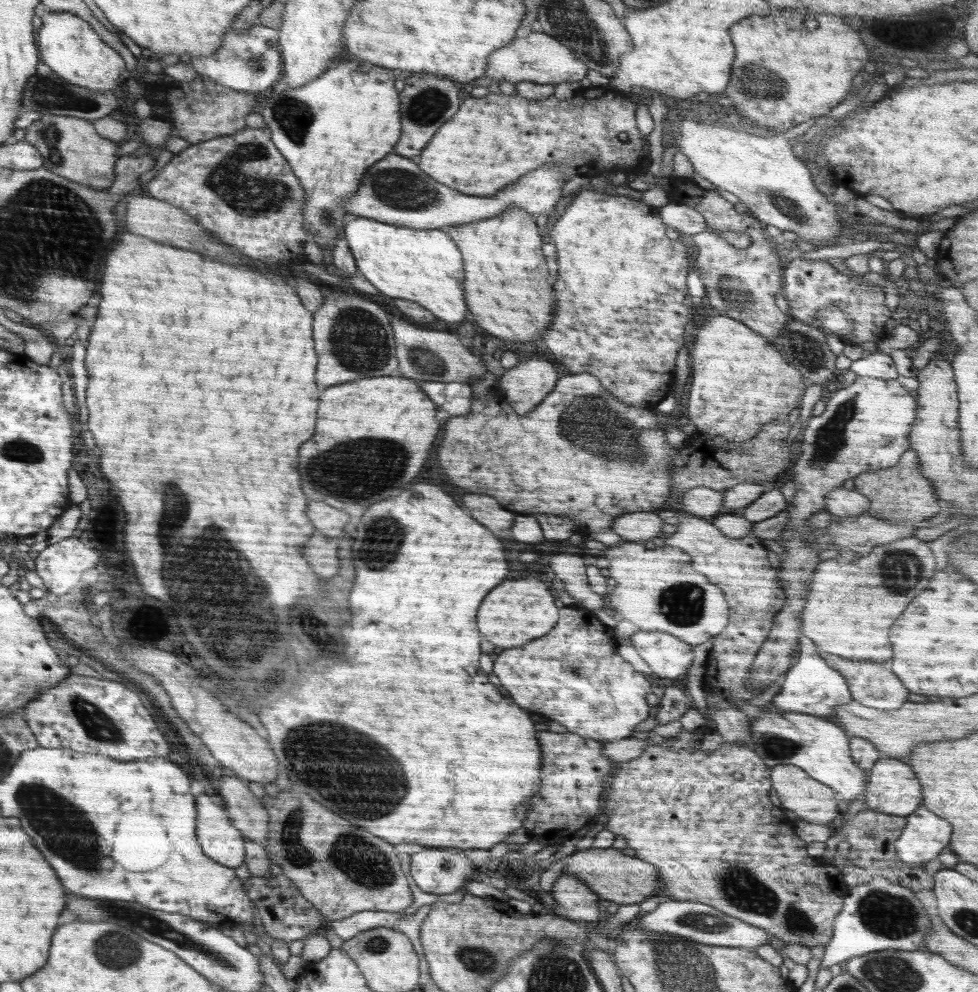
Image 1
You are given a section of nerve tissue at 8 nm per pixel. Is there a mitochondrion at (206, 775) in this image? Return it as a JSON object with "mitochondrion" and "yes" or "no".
{"mitochondrion":"no"}

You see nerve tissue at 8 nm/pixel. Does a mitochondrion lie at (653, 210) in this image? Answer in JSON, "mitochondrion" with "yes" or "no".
{"mitochondrion":"no"}

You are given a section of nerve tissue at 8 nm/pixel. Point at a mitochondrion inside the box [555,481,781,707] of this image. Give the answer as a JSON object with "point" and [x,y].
{"point":[685,601]}

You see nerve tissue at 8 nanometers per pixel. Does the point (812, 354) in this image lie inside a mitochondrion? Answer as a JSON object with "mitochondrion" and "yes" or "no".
{"mitochondrion":"yes"}

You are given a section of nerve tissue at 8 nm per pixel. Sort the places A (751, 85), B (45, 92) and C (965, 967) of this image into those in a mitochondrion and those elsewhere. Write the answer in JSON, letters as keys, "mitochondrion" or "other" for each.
{"A":"mitochondrion","B":"mitochondrion","C":"other"}

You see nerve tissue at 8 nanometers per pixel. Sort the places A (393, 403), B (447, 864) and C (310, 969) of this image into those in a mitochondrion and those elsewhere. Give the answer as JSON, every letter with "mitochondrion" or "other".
{"A":"other","B":"mitochondrion","C":"other"}

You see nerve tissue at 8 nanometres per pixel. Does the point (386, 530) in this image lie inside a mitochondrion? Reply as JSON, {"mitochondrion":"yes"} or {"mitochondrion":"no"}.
{"mitochondrion":"yes"}

